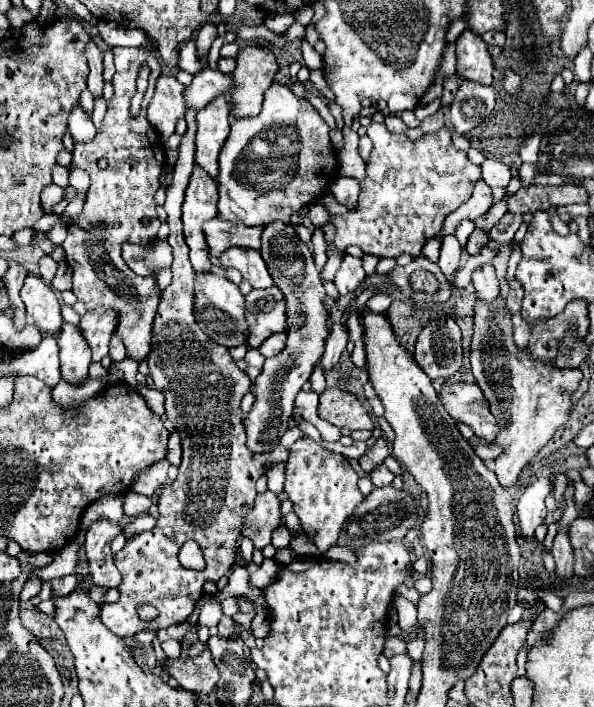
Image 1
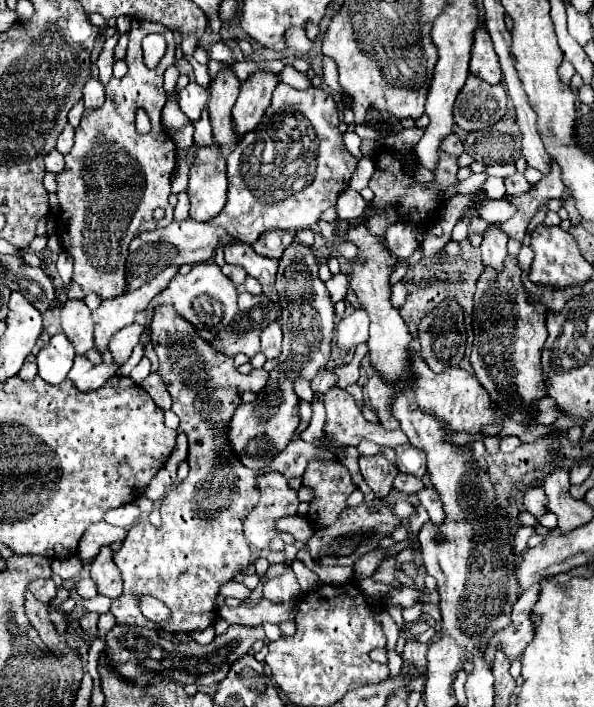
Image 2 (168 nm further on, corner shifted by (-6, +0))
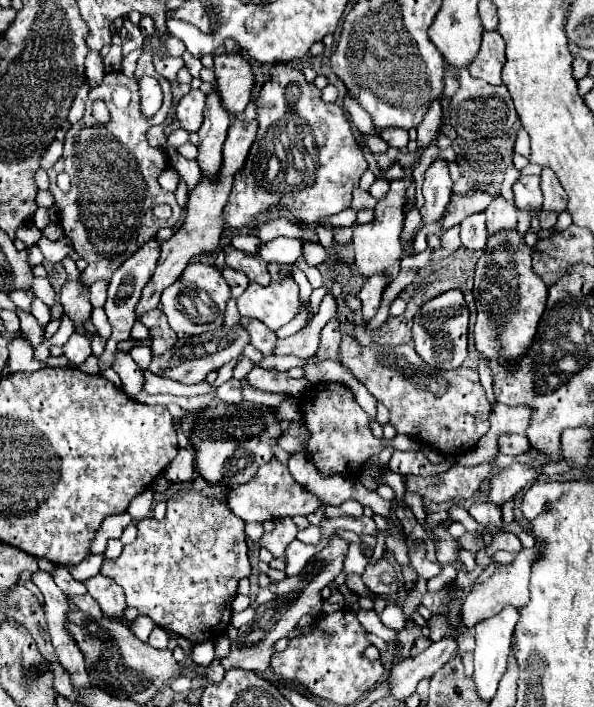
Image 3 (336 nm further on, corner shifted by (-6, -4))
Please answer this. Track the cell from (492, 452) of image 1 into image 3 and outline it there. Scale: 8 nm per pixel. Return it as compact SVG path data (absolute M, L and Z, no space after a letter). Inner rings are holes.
M500 435L498 437L498 453L500 455L522 455L530 449L530 443L526 439L526 435Z

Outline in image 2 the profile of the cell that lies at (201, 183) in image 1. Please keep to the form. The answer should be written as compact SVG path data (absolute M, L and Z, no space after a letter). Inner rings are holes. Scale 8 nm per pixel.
M216 145L202 147L194 155L188 181L190 219L210 221L226 205L226 165L224 153Z

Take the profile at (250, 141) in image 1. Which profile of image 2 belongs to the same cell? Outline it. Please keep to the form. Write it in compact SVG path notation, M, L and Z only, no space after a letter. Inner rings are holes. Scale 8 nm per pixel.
M278 83L272 93L272 103L266 109L262 123L256 131L250 131L240 137L234 151L226 157L228 165L228 201L224 209L210 221L210 225L224 227L232 237L252 243L266 229L284 229L284 231L300 231L316 227L322 211L336 205L338 195L348 187L352 173L356 171L358 159L354 159L342 143L342 133L338 129L340 117L336 99L330 93L322 93L316 87L306 91L292 89L284 83ZM292 143L300 143L300 161L282 161L292 147Z

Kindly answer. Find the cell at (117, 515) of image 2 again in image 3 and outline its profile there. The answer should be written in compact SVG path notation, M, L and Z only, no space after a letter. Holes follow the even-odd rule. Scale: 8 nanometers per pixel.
M122 513L122 515L116 515L116 517L106 517L104 519L104 525L98 529L96 537L92 539L92 549L90 553L92 555L102 555L102 547L106 545L108 539L118 539L122 535L122 531L130 525L132 517L128 513Z

